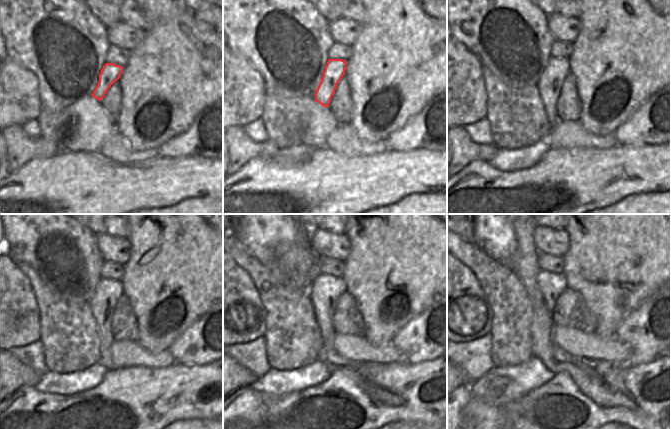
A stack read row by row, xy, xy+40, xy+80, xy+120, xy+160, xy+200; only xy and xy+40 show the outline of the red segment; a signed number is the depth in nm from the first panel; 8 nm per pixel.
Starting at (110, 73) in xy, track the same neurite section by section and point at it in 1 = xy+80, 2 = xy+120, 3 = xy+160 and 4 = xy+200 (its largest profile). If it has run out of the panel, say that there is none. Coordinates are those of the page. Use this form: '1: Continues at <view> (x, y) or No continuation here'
1: Continues at xy+80 (550, 84)
2: Continues at xy+120 (108, 291)
3: Continues at xy+160 (326, 289)
4: Continues at xy+200 (608, 373).

